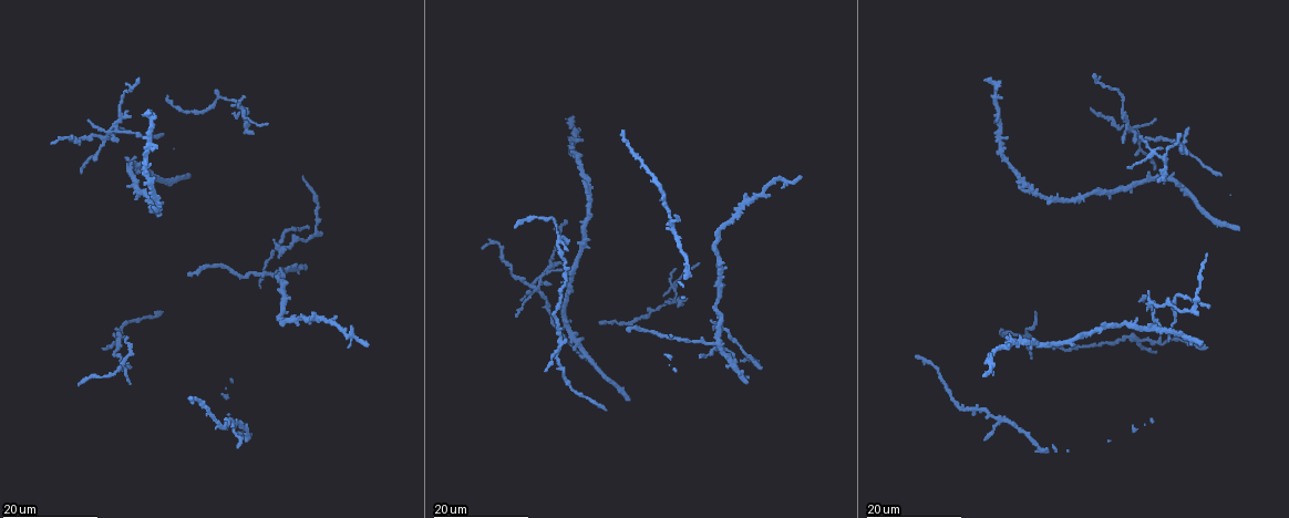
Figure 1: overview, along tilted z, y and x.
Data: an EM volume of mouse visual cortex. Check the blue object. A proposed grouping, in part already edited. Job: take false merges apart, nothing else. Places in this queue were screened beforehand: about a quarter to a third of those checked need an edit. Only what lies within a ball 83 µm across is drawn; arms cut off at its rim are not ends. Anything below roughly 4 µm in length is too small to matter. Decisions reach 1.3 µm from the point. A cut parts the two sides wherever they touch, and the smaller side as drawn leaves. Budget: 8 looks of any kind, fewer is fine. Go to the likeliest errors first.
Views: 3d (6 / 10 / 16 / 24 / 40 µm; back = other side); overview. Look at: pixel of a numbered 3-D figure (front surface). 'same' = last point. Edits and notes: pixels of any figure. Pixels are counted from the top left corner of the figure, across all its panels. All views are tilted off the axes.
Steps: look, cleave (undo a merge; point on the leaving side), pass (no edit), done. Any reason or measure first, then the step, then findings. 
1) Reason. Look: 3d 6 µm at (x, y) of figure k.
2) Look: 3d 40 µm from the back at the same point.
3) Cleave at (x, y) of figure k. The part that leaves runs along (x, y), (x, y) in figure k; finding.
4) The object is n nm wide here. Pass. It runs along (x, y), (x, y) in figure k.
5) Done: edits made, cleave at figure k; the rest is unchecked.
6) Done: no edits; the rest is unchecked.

Looks like a crossing. Look: 3d 16 µm at (1025, 336) of figure 1.

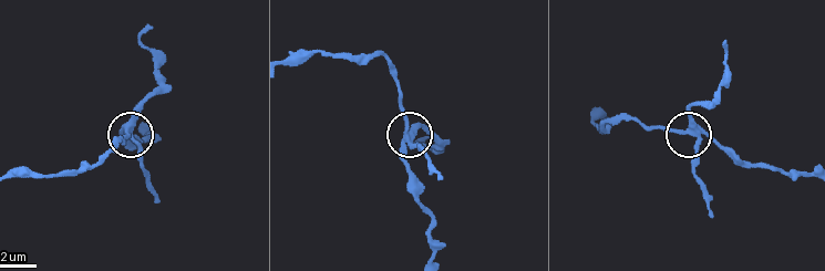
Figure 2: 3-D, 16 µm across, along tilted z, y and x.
Look: 3d 6 µm at (688, 133) of figure 2.

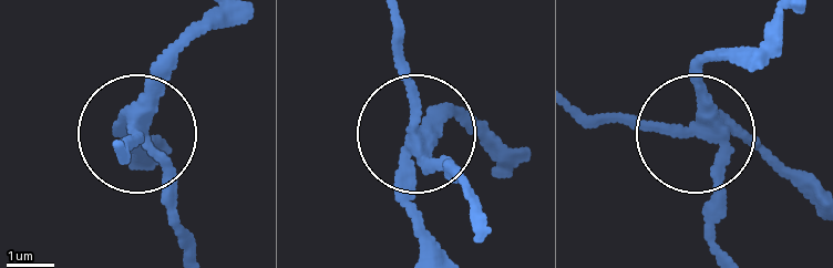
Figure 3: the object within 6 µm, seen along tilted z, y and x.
Pass. Continuous, no second neuron.

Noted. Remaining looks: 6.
Four or more arms meet. Look: 3d 24 µm at (104, 137) of figure 1.

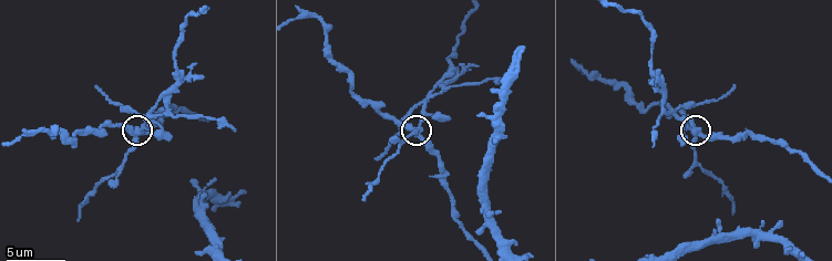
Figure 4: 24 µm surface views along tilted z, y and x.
Look: 3d 6 µm at (694, 129) of figure 4.

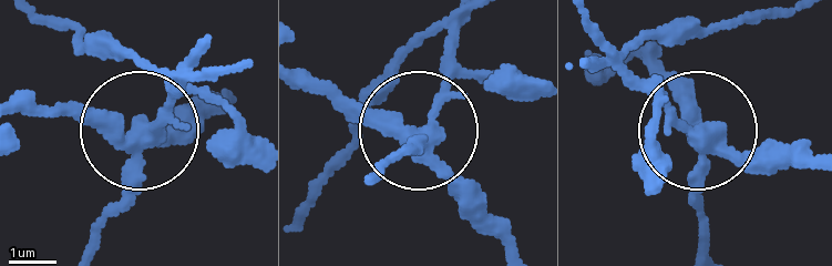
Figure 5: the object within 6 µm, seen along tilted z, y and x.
5 arms meet here. Cleave at (171, 105) of figure 5. The part that leaves runs along (149, 133), (208, 40) in figure 5; a second neuron is stuck on.

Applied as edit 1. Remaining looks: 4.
See it whole again. Look: overview.

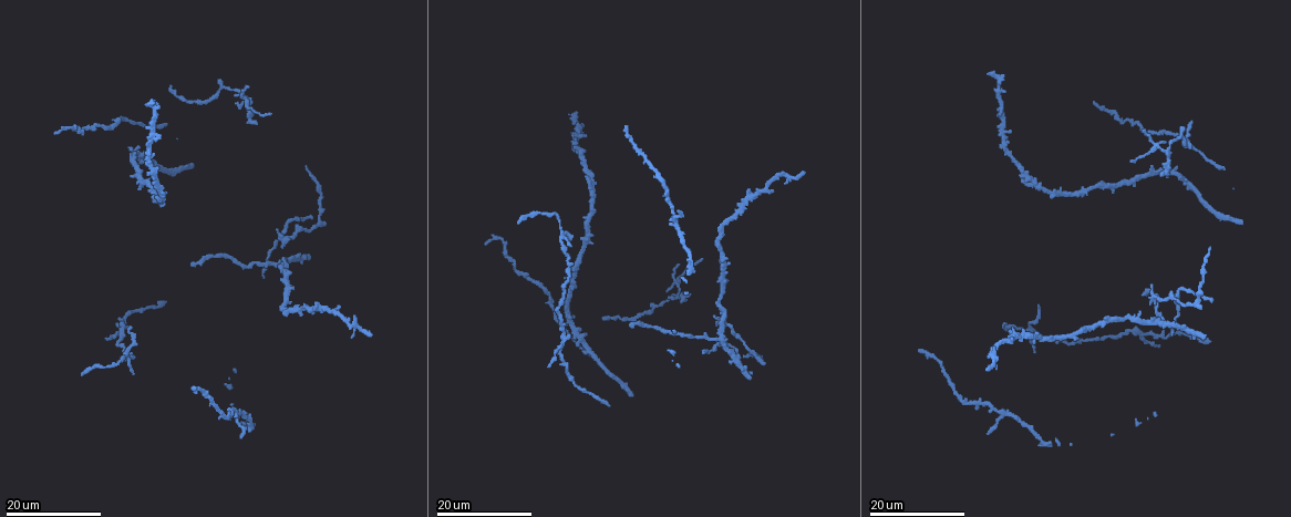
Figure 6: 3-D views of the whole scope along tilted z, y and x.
A fork. Look: 3d 16 µm at (1141, 335) of figure 6.

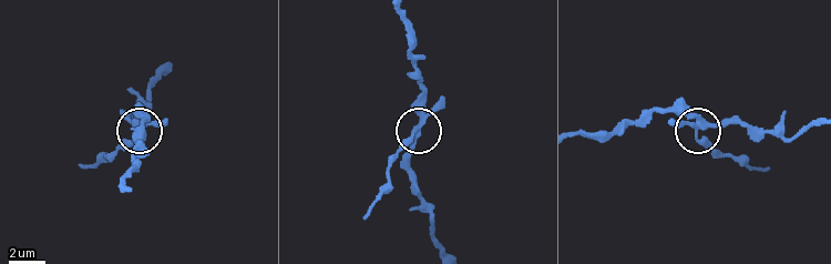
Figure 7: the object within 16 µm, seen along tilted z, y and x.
Look: 3d 6 µm at (700, 125) of figure 7.

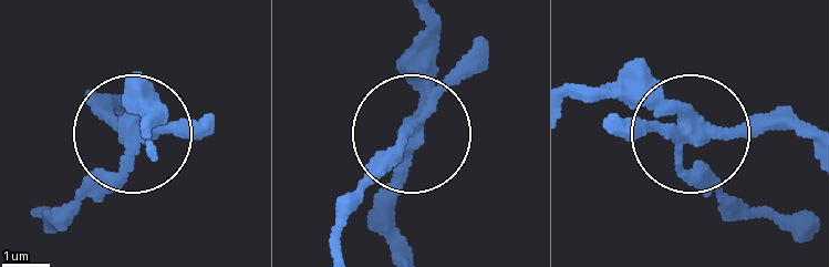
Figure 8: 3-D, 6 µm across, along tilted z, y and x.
Cleave at (182, 133) of figure 8. The part that leaves runs along (135, 137), (123, 175), (48, 216) in figure 8; a second neuron is stuck on.

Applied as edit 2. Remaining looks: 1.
Two arms in line, one across. Look: 3d 16 µm at (208, 196) of figure 4.

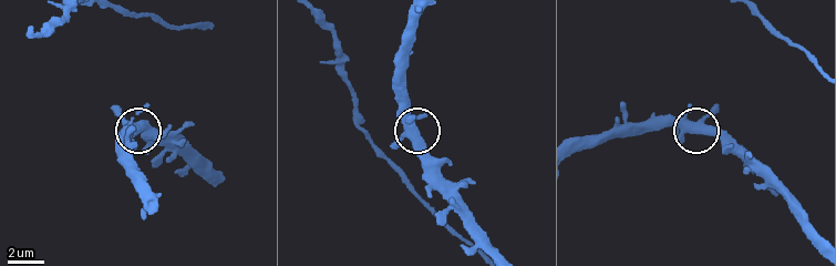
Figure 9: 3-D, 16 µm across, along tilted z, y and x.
Pass. It runs along (411, 141), (415, 125), (406, 109), (406, 89) in figure 9; continuous, no second neuron.

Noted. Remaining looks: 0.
Done: edits made, cleave at figure 5, cleave at figure 8; the rest is unchecked.

